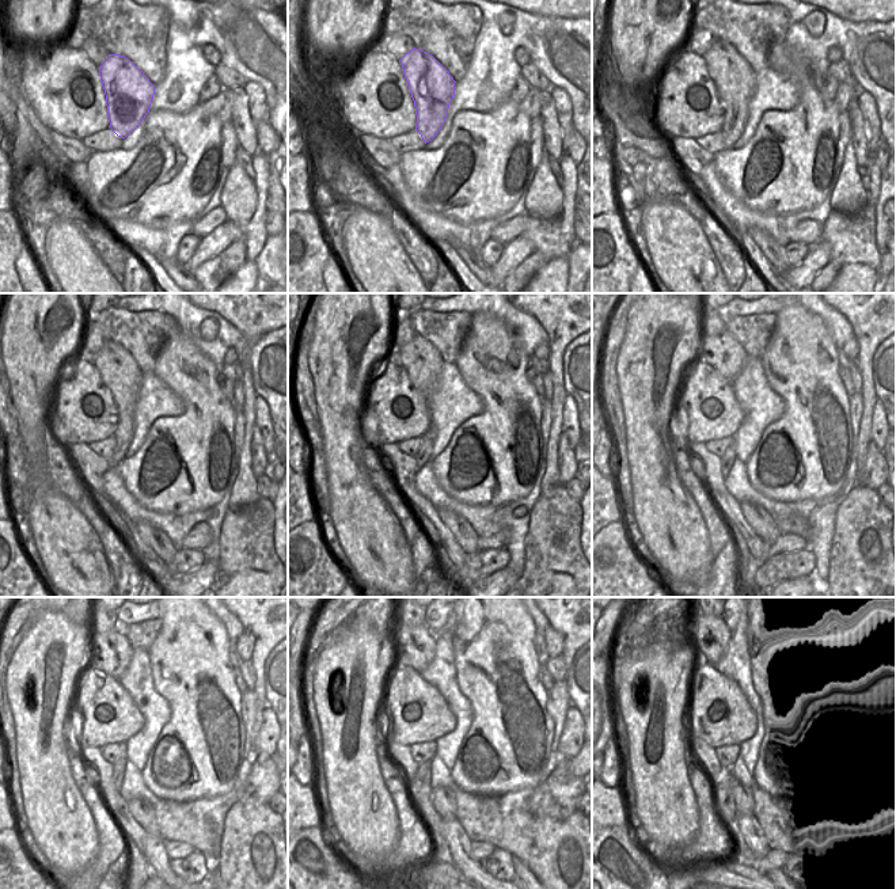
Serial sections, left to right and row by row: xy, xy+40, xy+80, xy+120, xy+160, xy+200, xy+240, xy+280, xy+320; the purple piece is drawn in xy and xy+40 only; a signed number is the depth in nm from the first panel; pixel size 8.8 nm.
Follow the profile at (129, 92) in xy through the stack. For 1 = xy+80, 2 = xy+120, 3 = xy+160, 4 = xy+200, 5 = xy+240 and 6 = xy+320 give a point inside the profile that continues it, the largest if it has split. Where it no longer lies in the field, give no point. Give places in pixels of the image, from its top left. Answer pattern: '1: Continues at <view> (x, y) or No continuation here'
1: Continues at xy+80 (735, 82)
2: Continues at xy+120 (120, 372)
3: Continues at xy+160 (420, 357)
4: Continues at xy+200 (721, 352)
5: Continues at xy+240 (110, 652)
6: Continues at xy+320 (712, 637).

